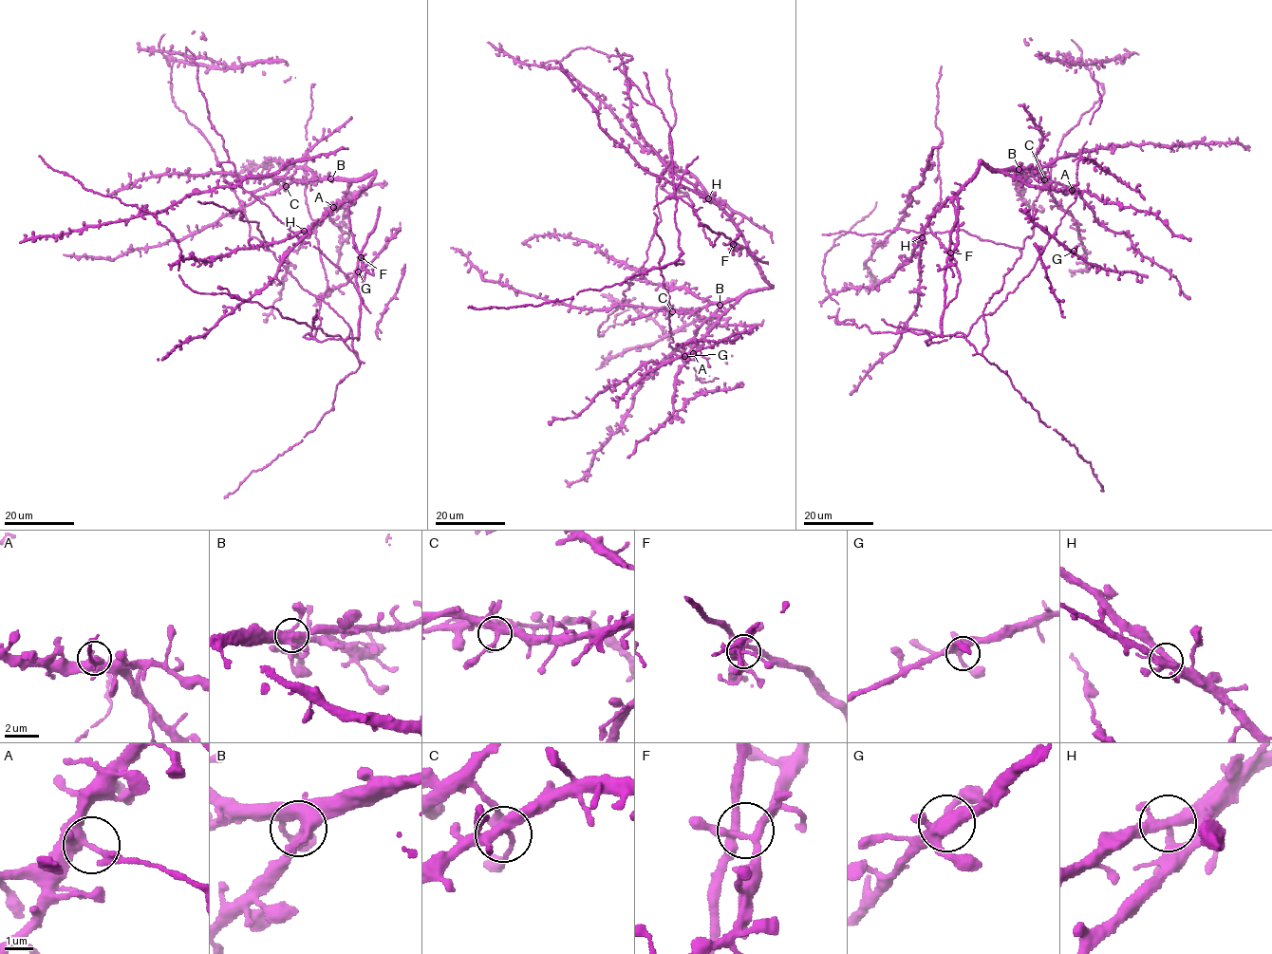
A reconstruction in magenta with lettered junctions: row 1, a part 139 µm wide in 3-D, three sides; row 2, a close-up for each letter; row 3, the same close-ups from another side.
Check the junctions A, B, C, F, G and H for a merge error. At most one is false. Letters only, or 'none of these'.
A

